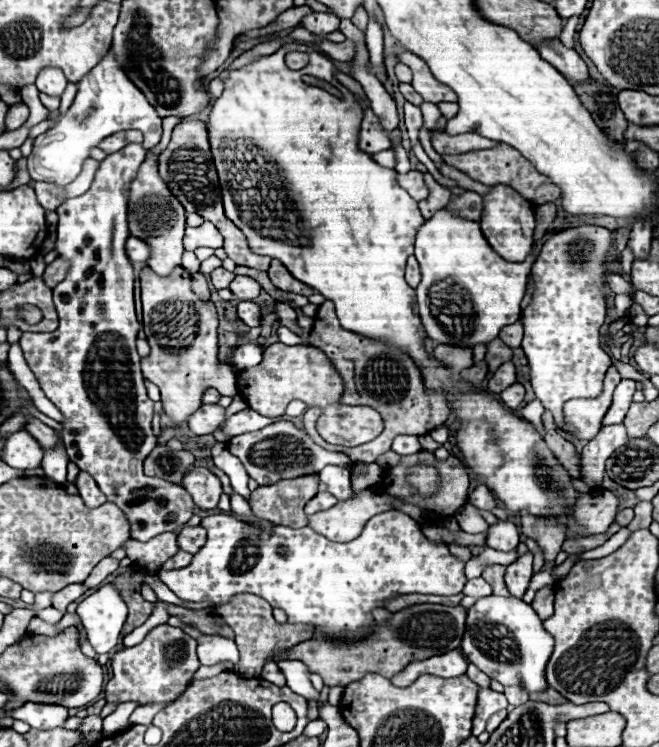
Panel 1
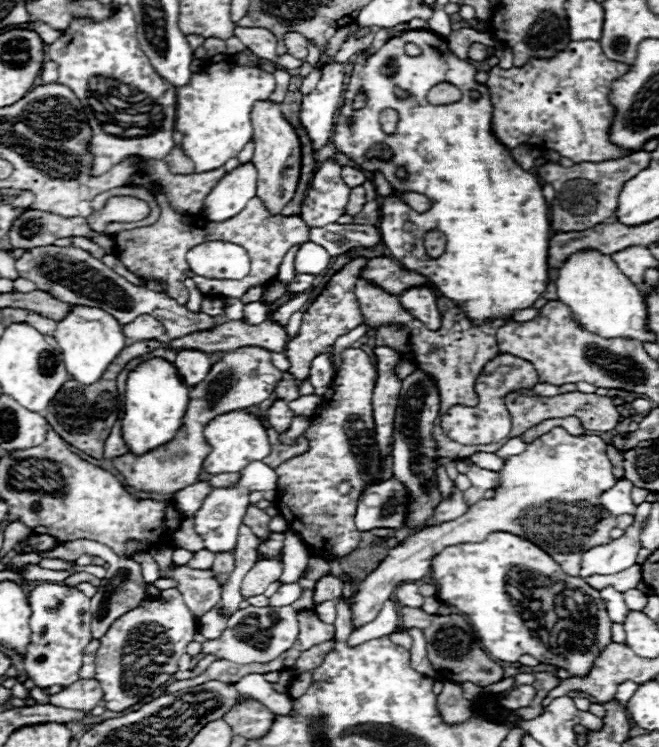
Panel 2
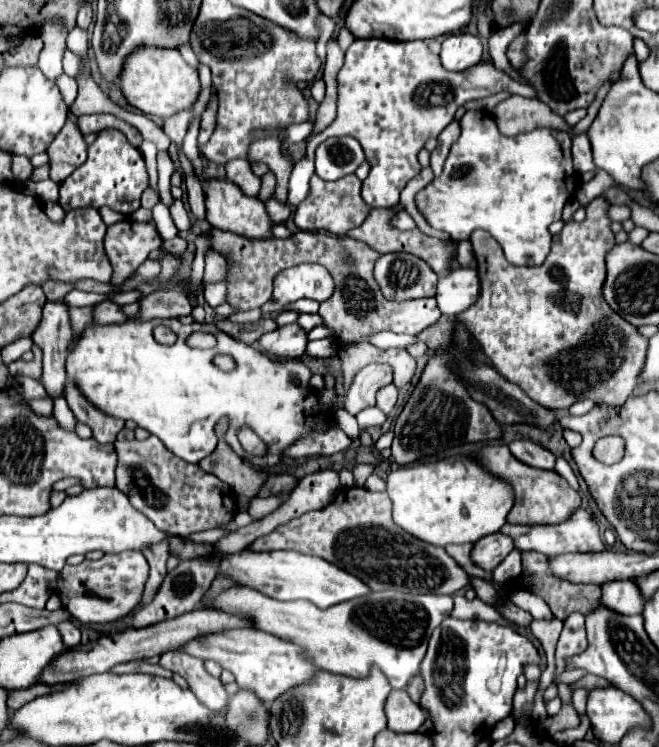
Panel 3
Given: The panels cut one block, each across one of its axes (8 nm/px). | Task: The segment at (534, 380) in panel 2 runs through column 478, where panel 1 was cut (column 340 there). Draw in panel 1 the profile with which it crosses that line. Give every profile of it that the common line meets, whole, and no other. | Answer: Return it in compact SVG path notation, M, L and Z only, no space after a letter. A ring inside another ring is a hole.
M282 342L270 344L258 366L238 372L238 392L246 398L252 410L268 418L282 416L290 400L302 400L308 406L318 406L322 410L318 418L318 432L330 444L360 446L382 432L382 418L376 410L368 406L346 406L340 402L344 382L326 354L312 346L286 346Z

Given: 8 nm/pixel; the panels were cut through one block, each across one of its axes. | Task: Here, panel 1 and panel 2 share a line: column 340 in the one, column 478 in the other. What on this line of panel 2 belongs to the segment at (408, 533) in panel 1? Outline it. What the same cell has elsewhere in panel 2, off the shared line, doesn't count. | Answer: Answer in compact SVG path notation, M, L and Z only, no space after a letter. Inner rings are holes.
M510 532L490 534L480 544L456 544L444 548L438 558L432 560L432 578L436 580L436 586L440 586L438 596L468 616L482 648L496 660L518 662L522 654L530 654L538 662L566 668L570 676L584 676L592 670L594 660L602 650L612 642L612 620L606 614L600 592L590 588L582 578L564 574L544 550Z

